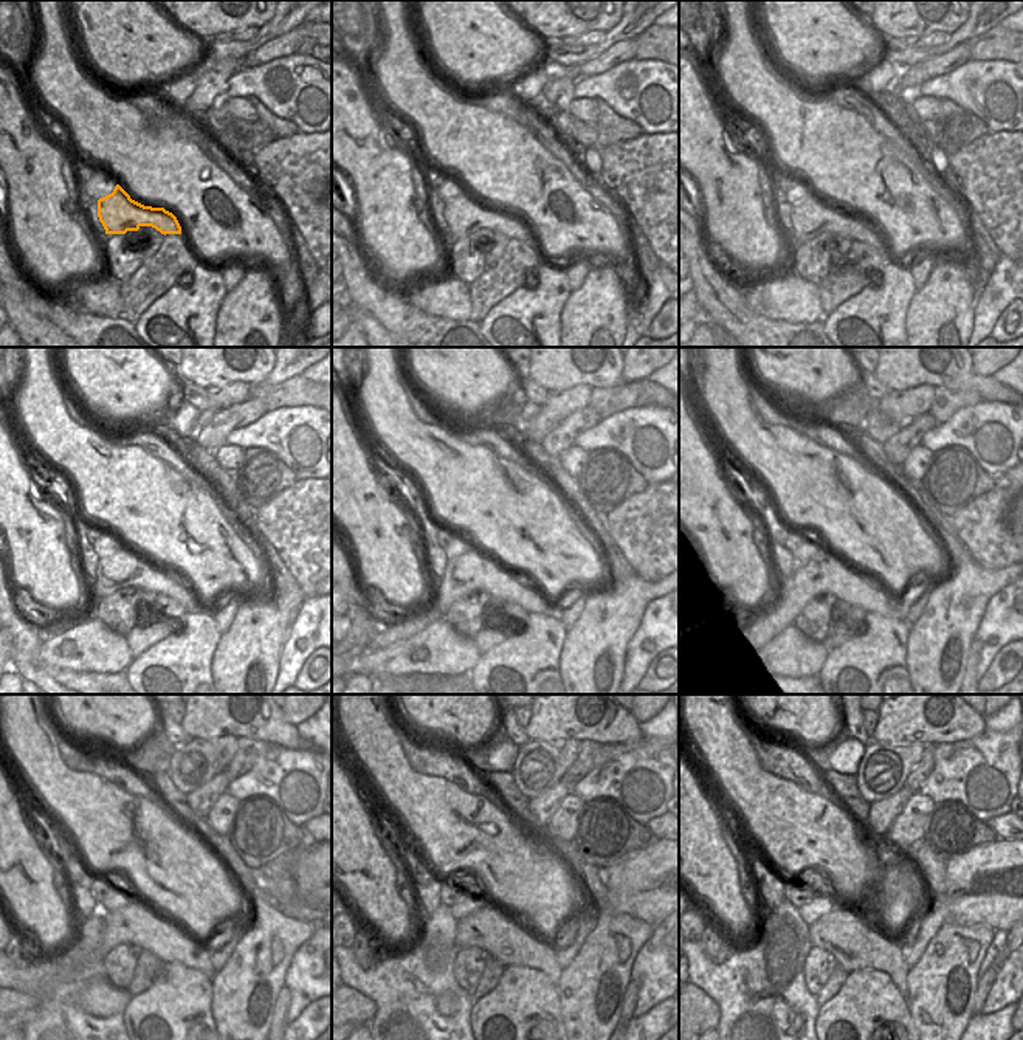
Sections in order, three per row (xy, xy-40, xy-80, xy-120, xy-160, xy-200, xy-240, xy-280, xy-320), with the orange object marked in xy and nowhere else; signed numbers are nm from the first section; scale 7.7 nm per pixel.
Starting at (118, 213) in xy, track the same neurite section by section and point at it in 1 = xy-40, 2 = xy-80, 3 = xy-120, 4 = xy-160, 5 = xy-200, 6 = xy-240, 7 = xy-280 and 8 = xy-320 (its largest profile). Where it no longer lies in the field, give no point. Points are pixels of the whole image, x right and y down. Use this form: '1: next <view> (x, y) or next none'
1: next xy-40 (464, 214)
2: next xy-80 (811, 217)
3: next xy-120 (123, 569)
4: next xy-160 (470, 572)
5: next xy-200 (825, 574)
6: next xy-240 (135, 924)
7: next xy-280 (489, 929)
8: next xy-320 (853, 944)

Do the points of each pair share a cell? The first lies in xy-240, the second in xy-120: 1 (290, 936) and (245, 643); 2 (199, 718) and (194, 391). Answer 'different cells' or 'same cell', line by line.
1: same cell
2: different cells

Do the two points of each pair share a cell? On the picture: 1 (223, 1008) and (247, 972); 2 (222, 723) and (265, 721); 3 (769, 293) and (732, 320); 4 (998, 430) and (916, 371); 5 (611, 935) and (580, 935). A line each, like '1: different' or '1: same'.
1: same
2: same
3: different
4: different
5: different

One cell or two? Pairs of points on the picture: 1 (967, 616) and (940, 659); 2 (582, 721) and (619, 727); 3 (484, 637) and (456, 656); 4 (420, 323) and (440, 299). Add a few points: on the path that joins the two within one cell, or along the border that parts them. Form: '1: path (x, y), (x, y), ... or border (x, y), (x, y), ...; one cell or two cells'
1: path (957, 626), (940, 643), (940, 648); one cell
2: path (591, 721), (609, 723); one cell
3: border (471, 639), (481, 653); two cells
4: border (405, 296), (427, 313), (462, 321); two cells

